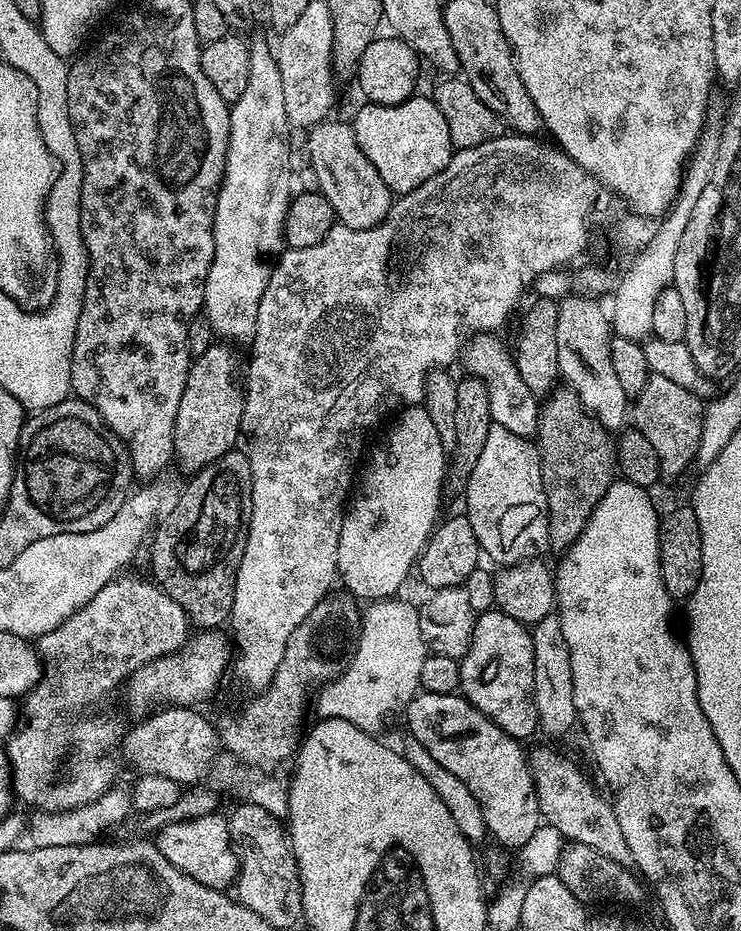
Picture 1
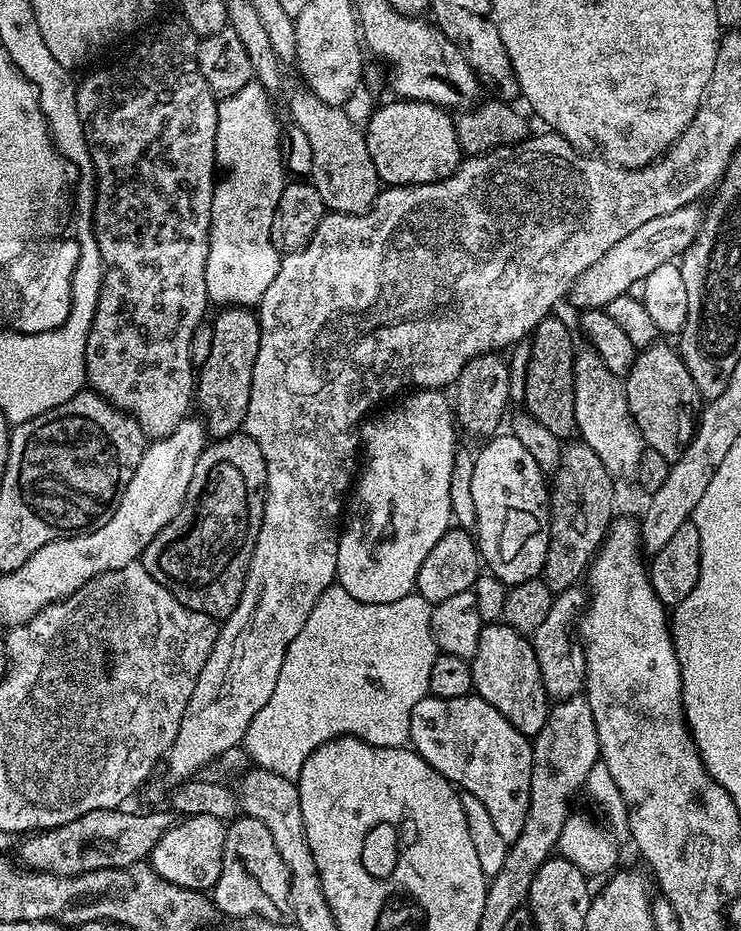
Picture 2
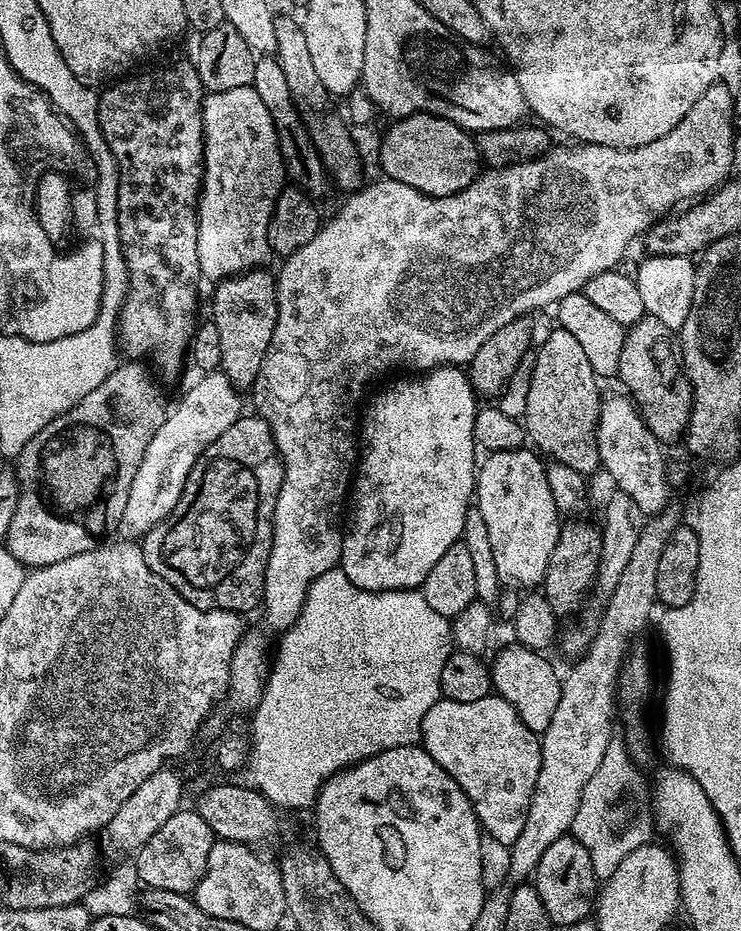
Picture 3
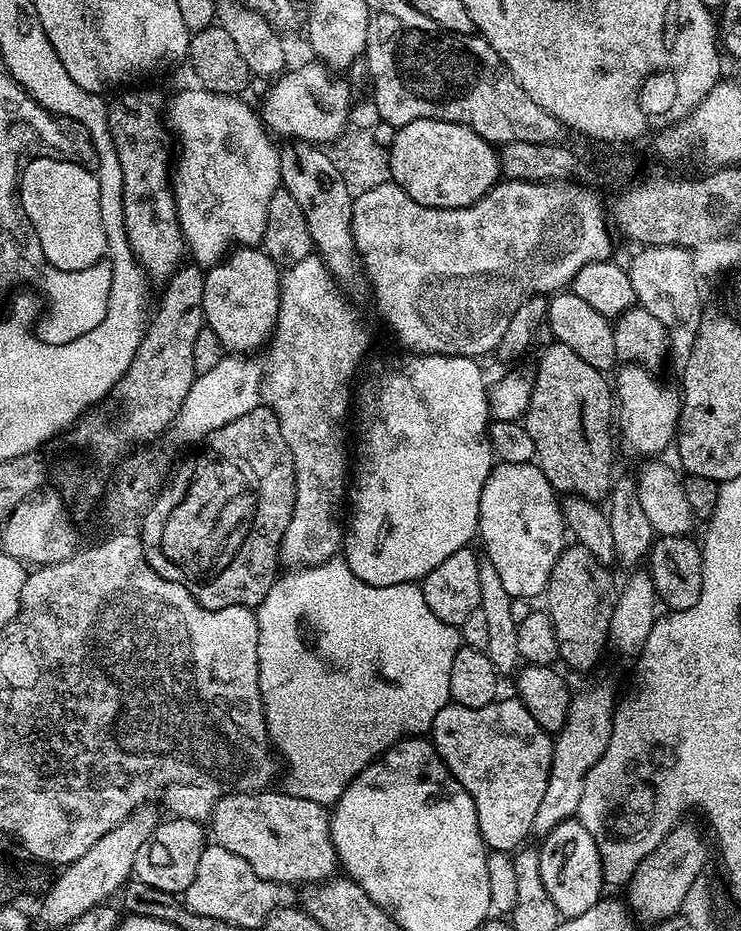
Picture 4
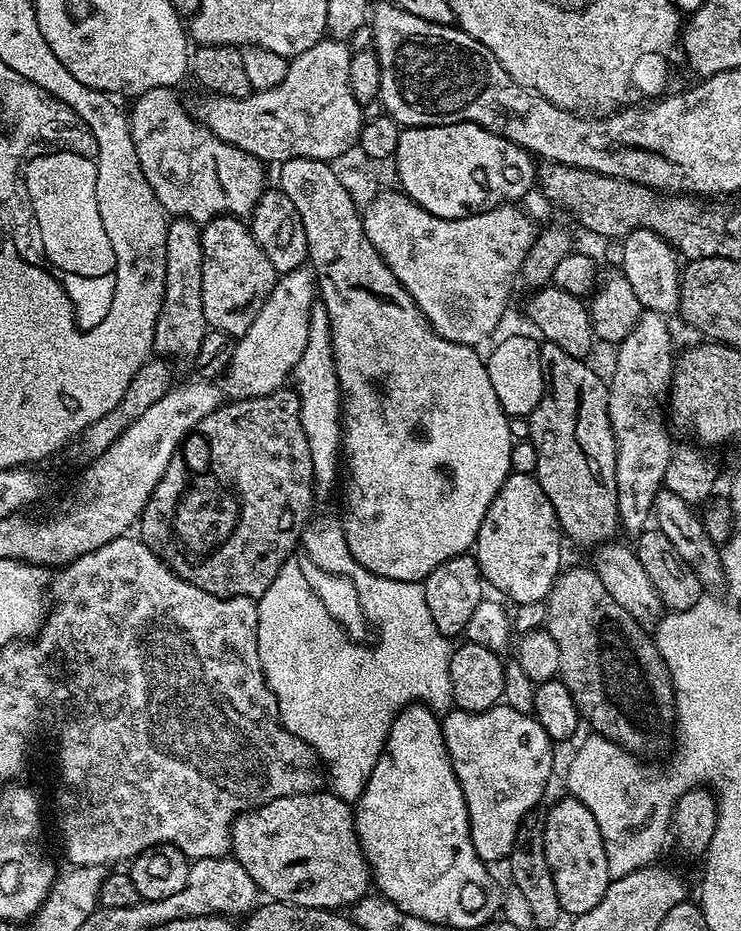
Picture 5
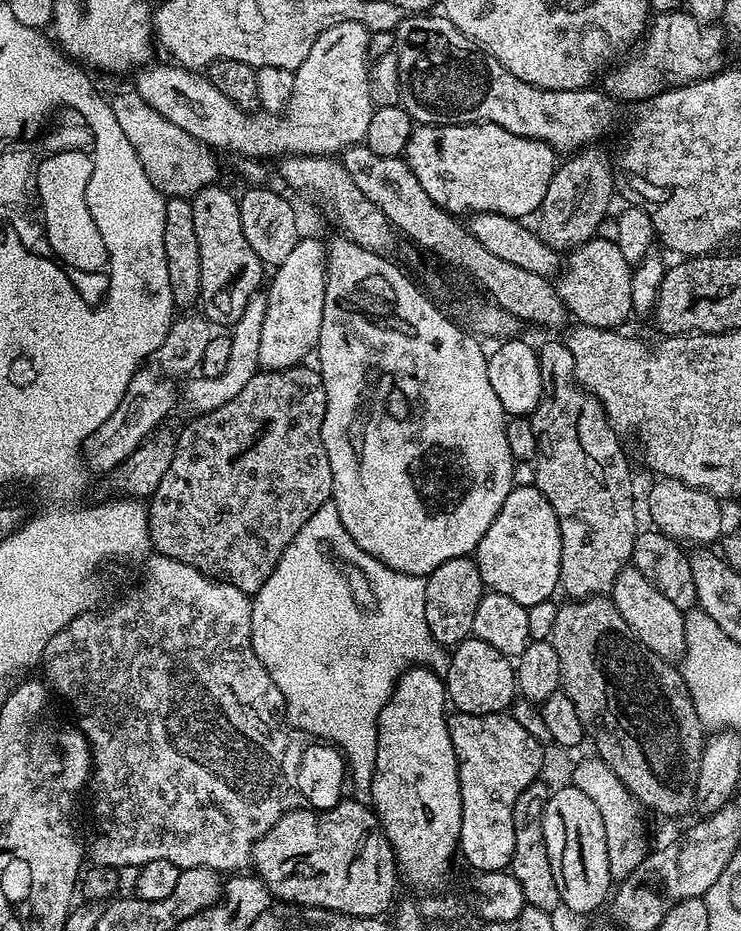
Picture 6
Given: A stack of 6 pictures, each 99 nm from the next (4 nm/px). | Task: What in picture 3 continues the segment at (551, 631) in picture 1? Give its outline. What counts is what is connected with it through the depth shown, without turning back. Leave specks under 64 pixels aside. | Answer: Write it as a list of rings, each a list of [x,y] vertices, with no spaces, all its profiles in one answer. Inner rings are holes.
[[[619,490],[613,491],[613,493],[613,496],[608,500],[608,505],[604,508],[604,524],[602,523],[600,528],[602,554],[596,571],[596,582],[586,600],[586,608],[589,608],[593,613],[585,611],[579,617],[581,620],[573,628],[568,628],[565,632],[563,629],[558,636],[558,648],[561,648],[566,655],[572,656],[571,658],[583,657],[586,649],[592,645],[592,639],[596,636],[598,627],[597,614],[604,611],[608,597],[614,594],[614,586],[618,586],[618,578],[622,578],[625,566],[630,563],[630,554],[633,553],[634,546],[638,543],[638,534],[642,534],[646,523],[644,512],[638,510],[638,502],[634,502],[634,498],[630,498],[630,494]]]

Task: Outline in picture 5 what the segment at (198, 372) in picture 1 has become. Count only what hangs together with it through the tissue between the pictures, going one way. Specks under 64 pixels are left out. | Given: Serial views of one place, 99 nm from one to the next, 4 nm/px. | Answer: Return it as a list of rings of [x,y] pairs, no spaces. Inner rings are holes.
[[[215,216],[200,230],[202,242],[202,310],[206,310],[208,327],[239,338],[250,330],[258,310],[268,301],[278,274],[270,266],[270,258],[262,254],[262,246],[254,242],[251,227],[238,216]]]

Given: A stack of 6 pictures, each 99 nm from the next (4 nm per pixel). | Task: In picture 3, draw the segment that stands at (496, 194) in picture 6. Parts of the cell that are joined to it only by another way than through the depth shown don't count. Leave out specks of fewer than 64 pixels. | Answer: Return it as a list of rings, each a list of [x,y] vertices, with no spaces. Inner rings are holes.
[[[417,112],[415,116],[406,116],[397,119],[395,123],[383,133],[383,140],[381,142],[380,150],[380,163],[378,165],[379,171],[389,180],[397,180],[402,182],[406,186],[410,186],[414,190],[418,190],[422,194],[427,196],[450,196],[452,194],[458,194],[462,190],[466,190],[466,186],[473,184],[477,178],[478,173],[482,168],[482,161],[480,159],[480,151],[476,148],[476,141],[469,133],[465,132],[463,128],[459,128],[454,122],[449,120],[443,120],[440,116],[429,116],[426,112]]]

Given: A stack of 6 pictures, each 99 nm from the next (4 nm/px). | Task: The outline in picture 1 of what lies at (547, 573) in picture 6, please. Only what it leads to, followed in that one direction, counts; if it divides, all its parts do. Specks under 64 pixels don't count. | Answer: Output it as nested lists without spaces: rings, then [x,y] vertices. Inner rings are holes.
[[[492,426],[486,436],[486,444],[467,478],[466,487],[466,515],[470,526],[474,526],[481,553],[487,559],[489,556],[496,566],[507,566],[539,557],[540,551],[545,551],[548,542],[548,507],[540,469],[540,449],[529,437]]]

